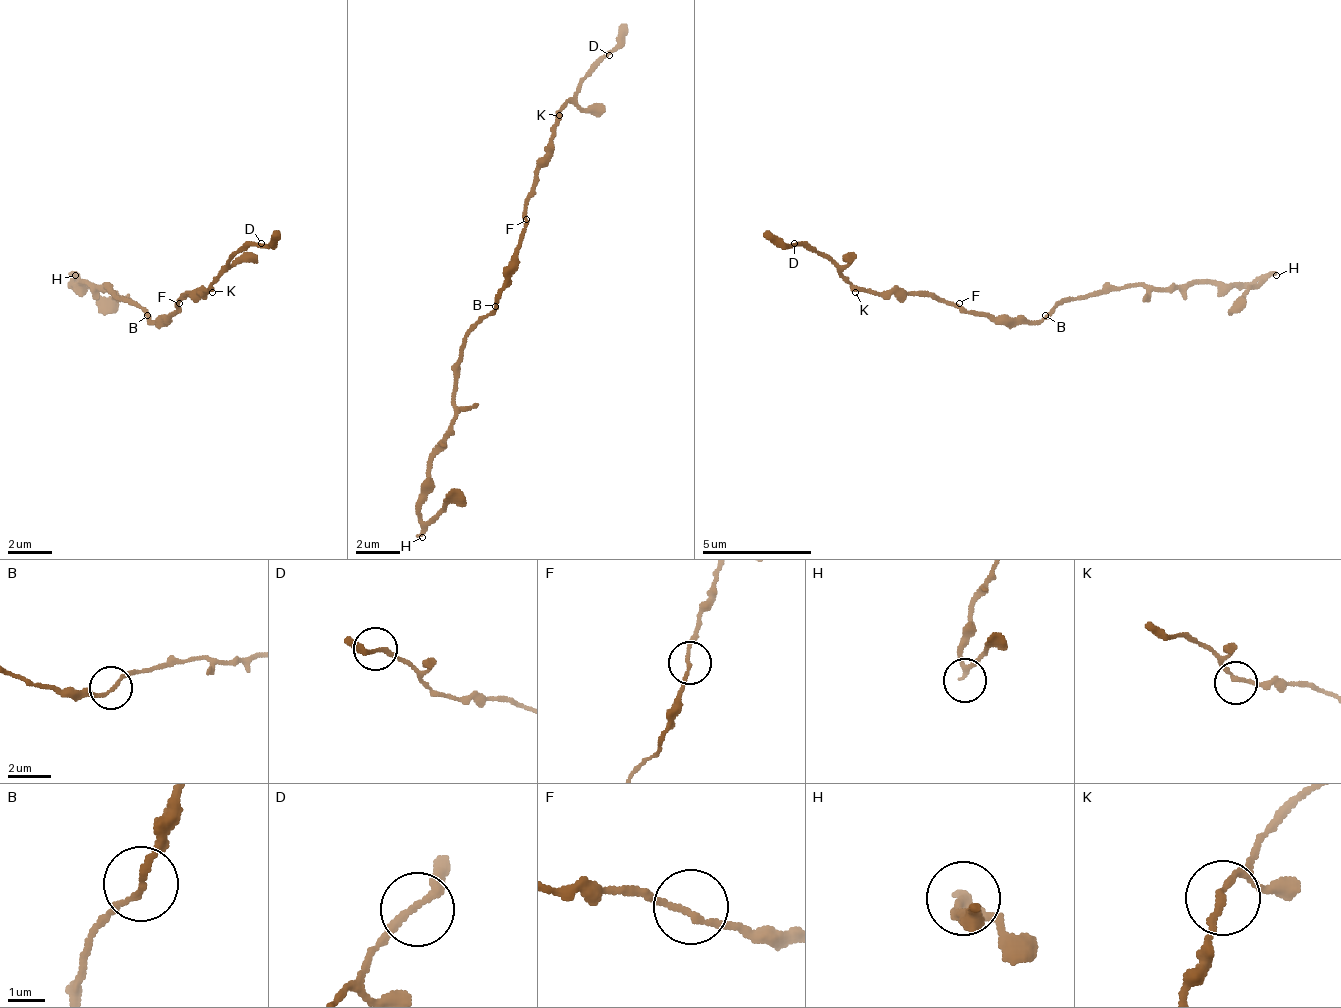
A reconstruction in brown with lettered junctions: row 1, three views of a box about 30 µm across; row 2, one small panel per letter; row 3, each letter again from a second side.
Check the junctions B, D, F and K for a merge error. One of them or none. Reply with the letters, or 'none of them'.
none of them

